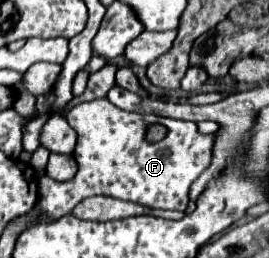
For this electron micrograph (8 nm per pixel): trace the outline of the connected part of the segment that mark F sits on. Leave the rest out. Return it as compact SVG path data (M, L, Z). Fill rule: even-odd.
M93 99L75 105L67 113L67 121L77 131L73 157L79 171L71 181L41 177L37 201L37 207L43 211L41 223L49 223L71 213L79 201L93 195L133 201L153 209L185 211L189 203L189 185L211 161L213 135L201 135L193 121L129 113L111 105L107 99ZM153 123L167 127L167 135L157 143L149 143L145 137Z

